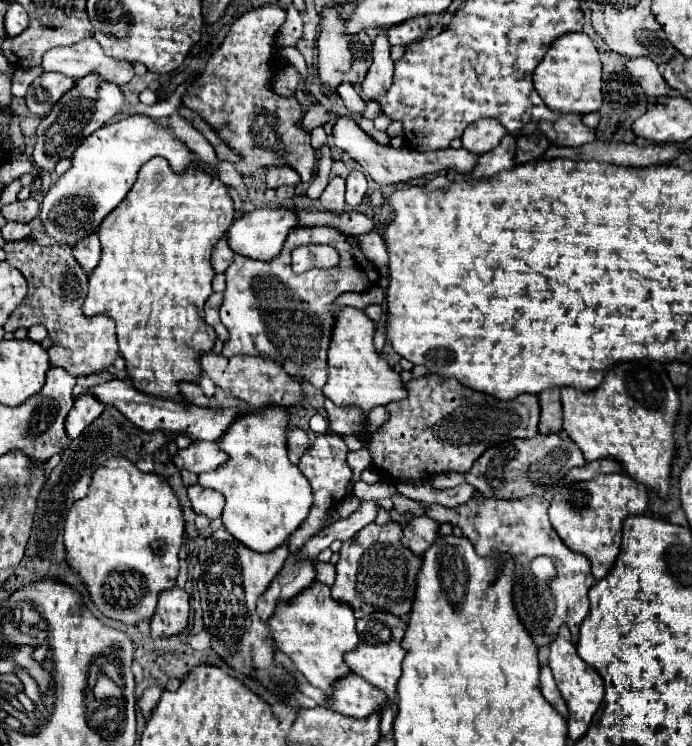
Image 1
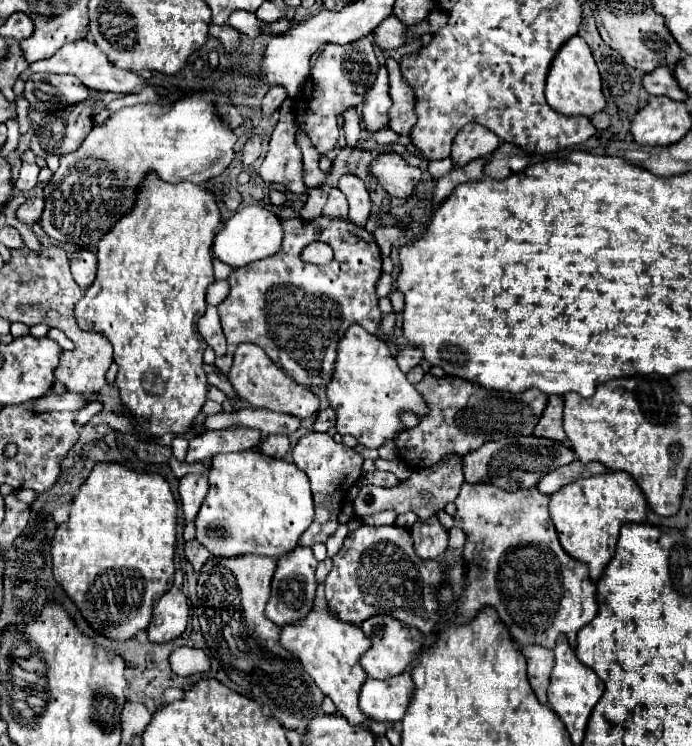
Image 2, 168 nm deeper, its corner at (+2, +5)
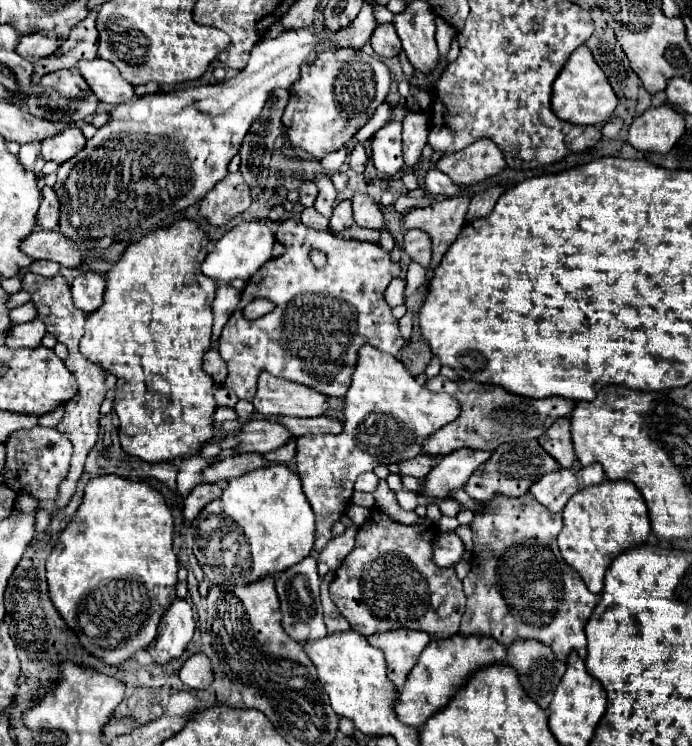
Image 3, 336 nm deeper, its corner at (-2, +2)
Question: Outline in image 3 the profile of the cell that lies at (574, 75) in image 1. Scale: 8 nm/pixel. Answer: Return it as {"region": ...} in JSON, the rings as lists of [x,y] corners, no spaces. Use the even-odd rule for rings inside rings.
{"region":[[[582,44],[578,46],[568,62],[564,64],[562,72],[558,74],[558,78],[554,80],[552,86],[552,110],[560,120],[566,120],[570,124],[580,124],[580,126],[596,126],[596,124],[604,124],[614,108],[618,104],[618,98],[606,78],[606,74],[602,72],[602,68],[596,64],[596,60],[592,58],[592,52]]]}

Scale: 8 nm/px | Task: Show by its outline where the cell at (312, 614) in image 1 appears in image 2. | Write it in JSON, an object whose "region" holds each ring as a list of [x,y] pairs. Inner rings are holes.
{"region":[[[318,585],[312,609],[304,619],[280,627],[280,645],[300,659],[304,671],[322,689],[322,693],[334,701],[340,715],[344,715],[352,725],[366,721],[366,715],[358,709],[358,693],[362,681],[366,681],[366,673],[360,667],[360,655],[370,649],[370,641],[358,625],[340,621],[330,613],[324,585]]]}

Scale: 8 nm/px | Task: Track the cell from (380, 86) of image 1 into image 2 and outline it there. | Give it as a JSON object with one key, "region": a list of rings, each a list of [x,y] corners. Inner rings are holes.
{"region":[[[380,65],[374,83],[364,93],[362,117],[364,117],[364,127],[368,131],[378,131],[378,129],[388,127],[388,109],[392,105],[388,91],[390,91],[388,69]]]}

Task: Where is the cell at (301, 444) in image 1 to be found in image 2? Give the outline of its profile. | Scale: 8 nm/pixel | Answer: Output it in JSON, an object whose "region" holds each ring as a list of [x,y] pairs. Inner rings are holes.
{"region":[[[268,435],[260,443],[260,451],[264,451],[270,457],[284,459],[288,455],[288,451],[290,451],[290,439],[286,435]]]}

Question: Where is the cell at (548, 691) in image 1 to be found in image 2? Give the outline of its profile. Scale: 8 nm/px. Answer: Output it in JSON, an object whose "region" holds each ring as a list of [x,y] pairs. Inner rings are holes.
{"region":[[[526,645],[522,647],[522,653],[528,661],[528,681],[538,697],[540,703],[548,703],[546,691],[548,691],[548,679],[554,665],[554,653],[550,649],[544,649],[540,645]]]}

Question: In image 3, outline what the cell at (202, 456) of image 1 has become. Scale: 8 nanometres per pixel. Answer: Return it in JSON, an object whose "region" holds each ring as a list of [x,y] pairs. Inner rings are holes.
{"region":[[[264,418],[246,422],[242,426],[242,432],[236,436],[240,438],[240,446],[236,448],[238,452],[266,454],[284,446],[292,438],[292,432],[284,424]]]}

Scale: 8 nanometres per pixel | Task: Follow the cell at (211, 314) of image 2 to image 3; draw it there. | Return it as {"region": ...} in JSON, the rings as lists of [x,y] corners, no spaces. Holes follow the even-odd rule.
{"region":[[[218,348],[208,350],[204,354],[204,372],[208,376],[212,376],[214,384],[224,384],[224,380],[226,380],[226,368],[224,368],[224,362],[218,358]]]}

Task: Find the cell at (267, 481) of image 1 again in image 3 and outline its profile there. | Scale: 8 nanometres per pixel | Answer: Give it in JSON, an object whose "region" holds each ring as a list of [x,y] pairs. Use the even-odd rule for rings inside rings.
{"region":[[[272,464],[266,468],[258,468],[248,472],[236,480],[228,482],[224,494],[208,504],[200,516],[192,522],[192,552],[208,576],[212,584],[252,584],[266,576],[276,576],[294,564],[302,562],[314,550],[316,540],[316,526],[314,526],[314,512],[308,500],[302,496],[300,478],[286,468],[284,464]]]}

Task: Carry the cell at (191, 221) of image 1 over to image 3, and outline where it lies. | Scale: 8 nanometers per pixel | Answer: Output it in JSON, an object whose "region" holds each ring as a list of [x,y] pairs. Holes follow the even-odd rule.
{"region":[[[178,220],[172,226],[162,226],[156,228],[152,232],[148,232],[140,242],[130,244],[128,250],[124,252],[124,256],[112,266],[112,270],[106,276],[106,294],[104,294],[104,304],[100,306],[100,310],[92,312],[92,316],[86,316],[86,332],[80,340],[80,352],[88,362],[98,364],[106,374],[114,374],[116,378],[124,380],[124,386],[116,392],[114,396],[114,412],[120,418],[120,444],[122,450],[130,456],[138,456],[146,462],[172,462],[174,458],[188,458],[200,452],[200,448],[214,436],[214,410],[216,410],[216,402],[214,402],[214,384],[212,380],[208,380],[208,376],[204,376],[202,370],[202,358],[206,354],[206,350],[210,348],[210,336],[212,336],[212,300],[214,300],[214,292],[216,292],[216,284],[212,284],[212,280],[208,280],[202,272],[200,272],[200,264],[206,258],[206,250],[208,248],[208,236],[204,234],[204,230],[190,220]],[[154,376],[164,378],[170,384],[170,392],[158,392],[154,388]]]}

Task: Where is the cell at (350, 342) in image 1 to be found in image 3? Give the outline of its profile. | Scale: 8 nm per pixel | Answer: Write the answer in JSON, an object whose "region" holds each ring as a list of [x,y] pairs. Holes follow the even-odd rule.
{"region":[[[364,346],[360,348],[356,372],[346,394],[344,416],[342,434],[306,434],[296,440],[302,492],[316,514],[316,552],[330,542],[330,528],[348,508],[356,478],[378,464],[420,456],[424,440],[460,416],[460,404],[450,394],[430,392],[426,386],[420,386],[396,356]]]}

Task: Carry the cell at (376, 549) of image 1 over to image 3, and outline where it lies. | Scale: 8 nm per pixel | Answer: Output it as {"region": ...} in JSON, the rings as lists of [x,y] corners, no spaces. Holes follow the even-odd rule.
{"region":[[[372,508],[370,518],[358,528],[354,550],[336,570],[330,584],[330,598],[352,630],[370,636],[408,628],[428,632],[432,640],[458,634],[466,594],[454,568],[440,570],[432,562],[432,542],[434,530],[428,518],[404,526],[382,510]]]}

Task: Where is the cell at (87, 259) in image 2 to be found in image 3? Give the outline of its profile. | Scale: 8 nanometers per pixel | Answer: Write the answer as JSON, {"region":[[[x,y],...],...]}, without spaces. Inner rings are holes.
{"region":[[[88,272],[88,274],[78,276],[74,280],[74,284],[72,284],[72,302],[84,314],[92,314],[104,302],[104,290],[106,290],[106,278]]]}

